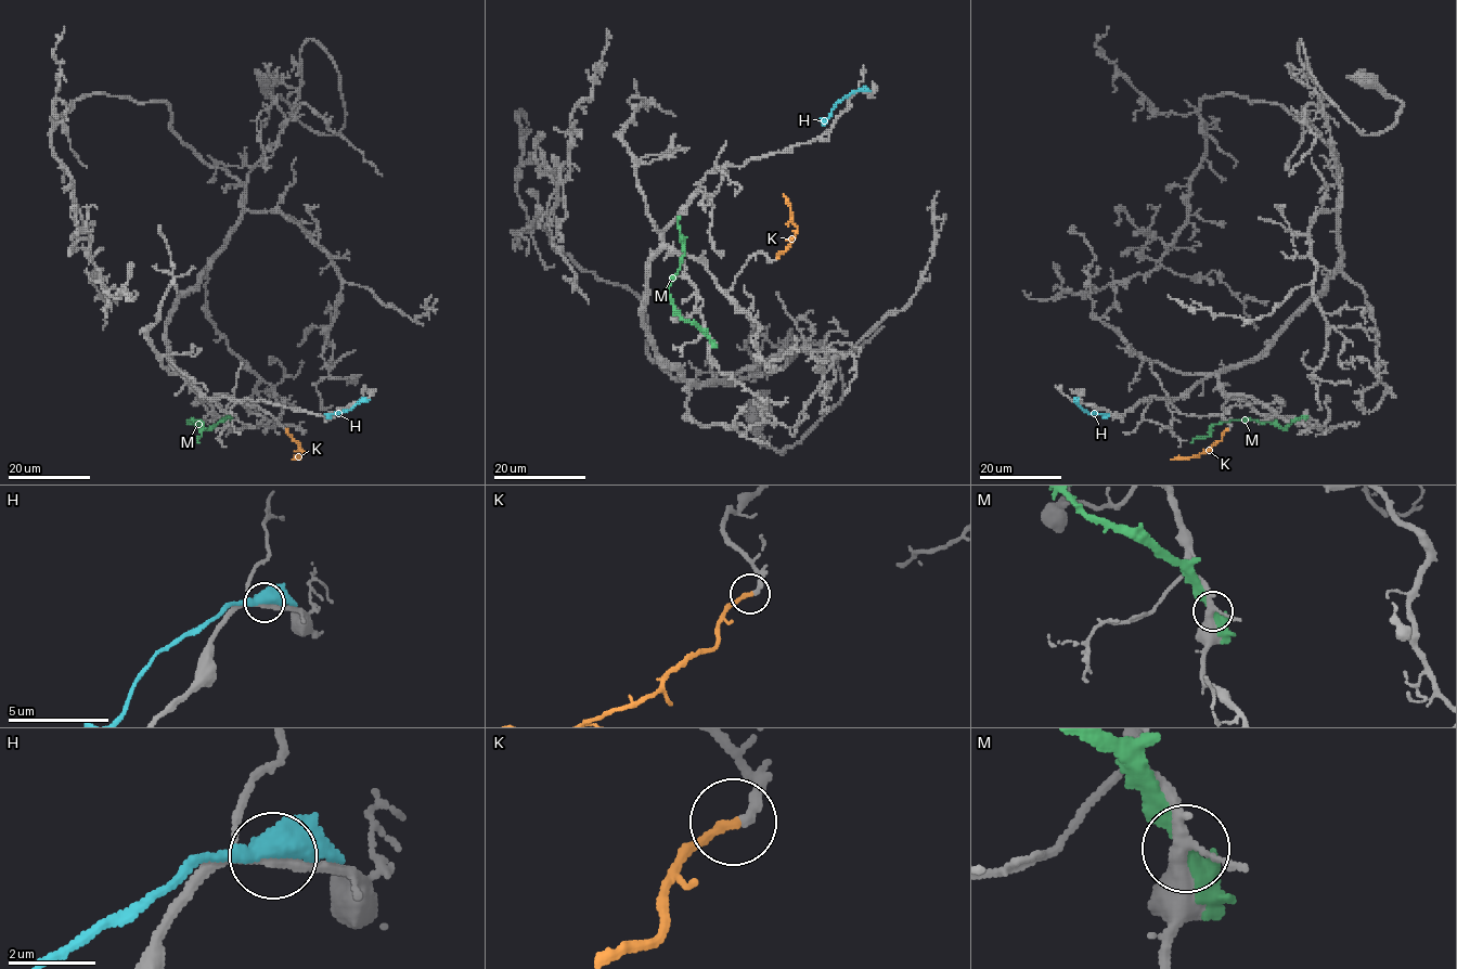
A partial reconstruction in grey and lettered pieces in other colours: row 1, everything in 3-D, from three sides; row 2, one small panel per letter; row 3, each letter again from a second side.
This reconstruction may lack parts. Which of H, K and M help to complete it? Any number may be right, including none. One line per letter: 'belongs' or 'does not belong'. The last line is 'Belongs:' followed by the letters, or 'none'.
H: does not belong
K: belongs
M: does not belong
Belongs: K

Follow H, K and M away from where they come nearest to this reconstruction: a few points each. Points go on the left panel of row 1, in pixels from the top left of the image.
H: (362, 401), (339, 413), (331, 413), (327, 418)
K: (286, 428), (304, 451), (292, 460)
M: (227, 418), (208, 428), (189, 422), (191, 420), (203, 423), (198, 442)

